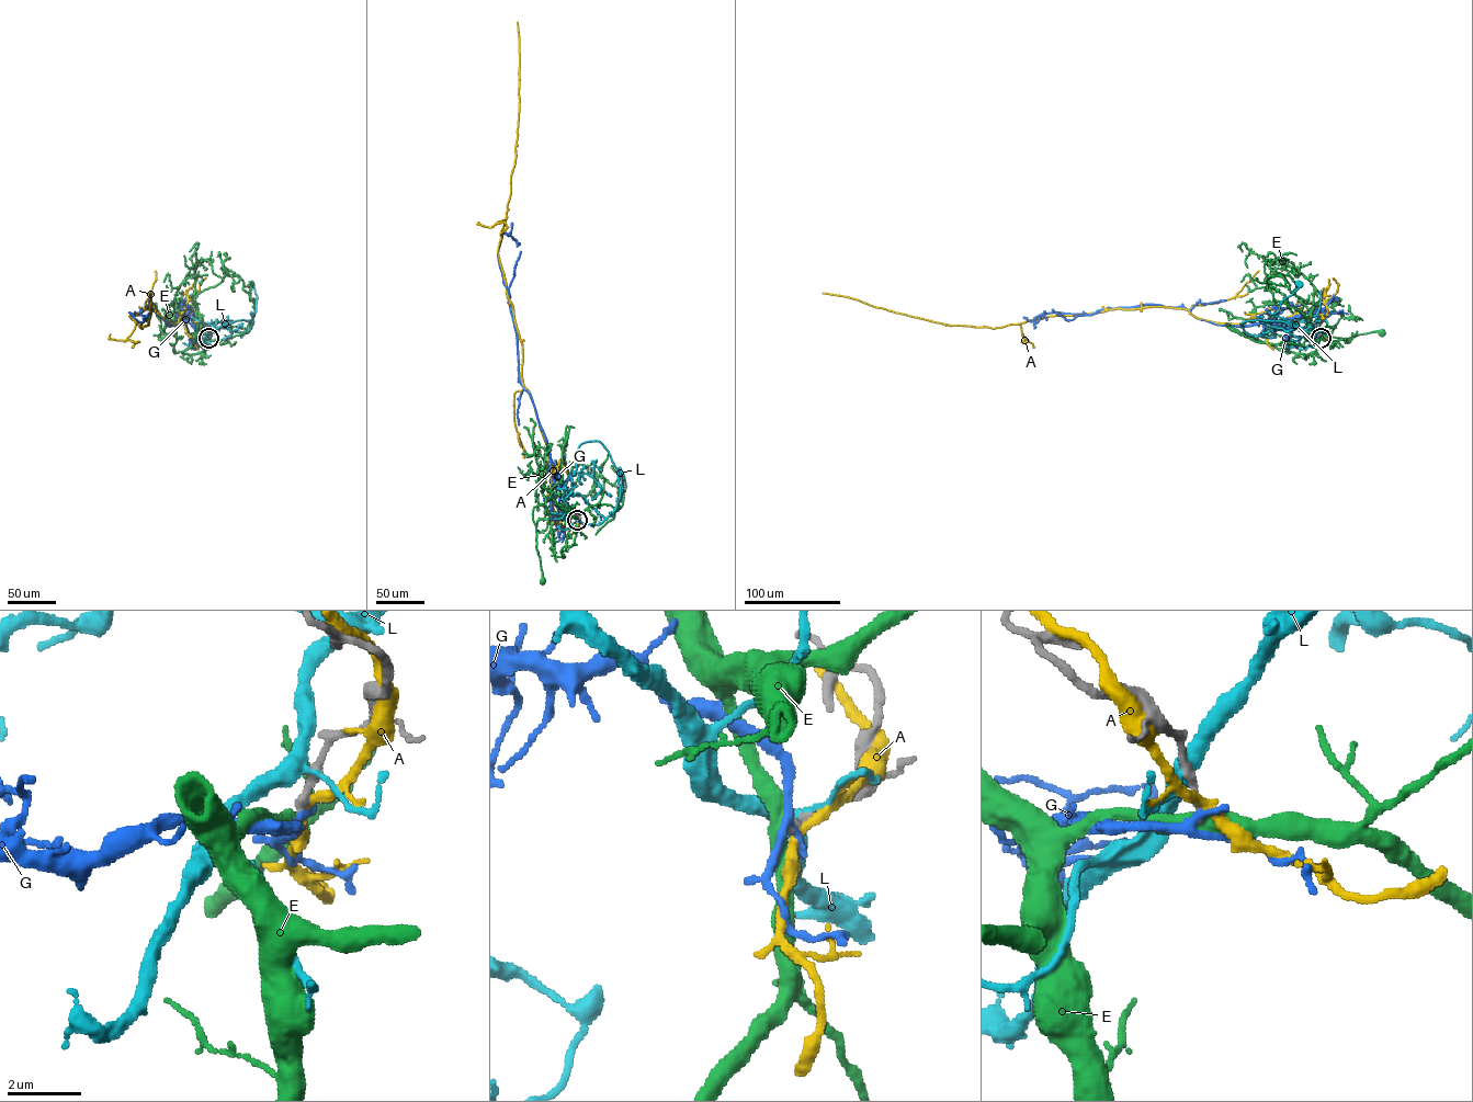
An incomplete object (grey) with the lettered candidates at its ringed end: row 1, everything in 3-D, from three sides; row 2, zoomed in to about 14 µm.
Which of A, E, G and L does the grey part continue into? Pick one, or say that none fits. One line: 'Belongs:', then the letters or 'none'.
Belongs: none

